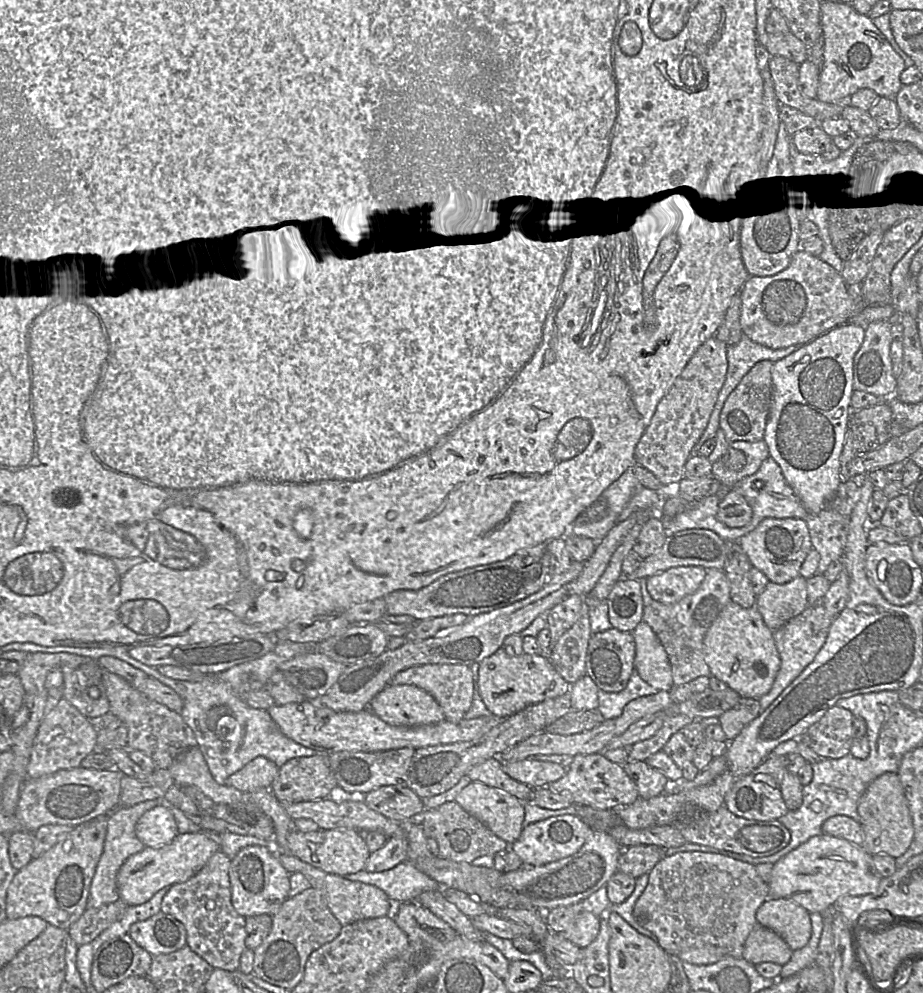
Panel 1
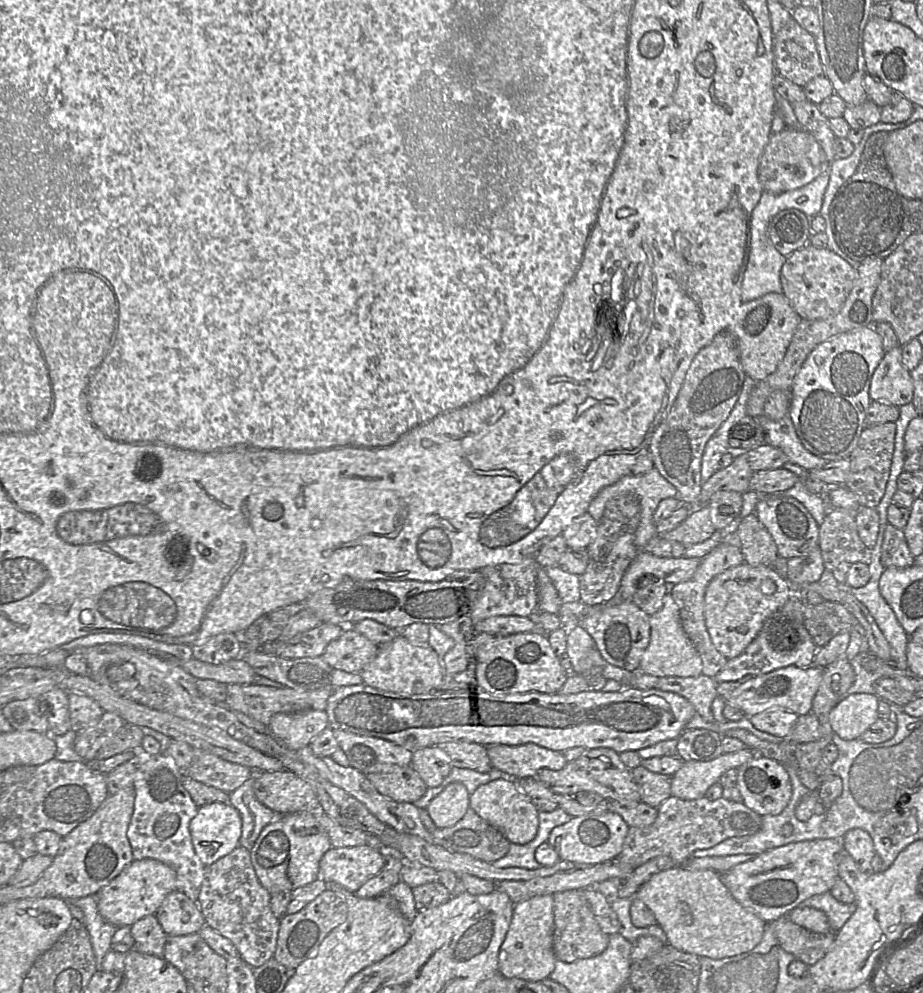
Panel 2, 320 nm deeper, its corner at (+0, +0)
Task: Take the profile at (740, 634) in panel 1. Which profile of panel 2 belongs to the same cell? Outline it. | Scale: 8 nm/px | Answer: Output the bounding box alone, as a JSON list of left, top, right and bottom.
[704,562,792,660]

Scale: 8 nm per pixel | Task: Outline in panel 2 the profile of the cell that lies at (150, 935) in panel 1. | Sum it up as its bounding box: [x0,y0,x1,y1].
[154,890,205,936]

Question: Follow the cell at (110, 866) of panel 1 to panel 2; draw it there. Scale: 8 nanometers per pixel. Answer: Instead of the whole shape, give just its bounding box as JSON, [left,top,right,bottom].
[74,895,118,971]

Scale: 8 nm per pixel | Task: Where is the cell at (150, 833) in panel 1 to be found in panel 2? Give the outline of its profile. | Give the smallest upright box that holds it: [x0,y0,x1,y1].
[189,802,242,866]

